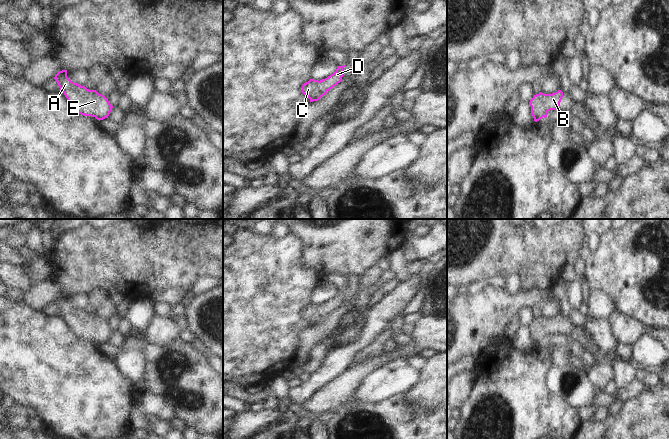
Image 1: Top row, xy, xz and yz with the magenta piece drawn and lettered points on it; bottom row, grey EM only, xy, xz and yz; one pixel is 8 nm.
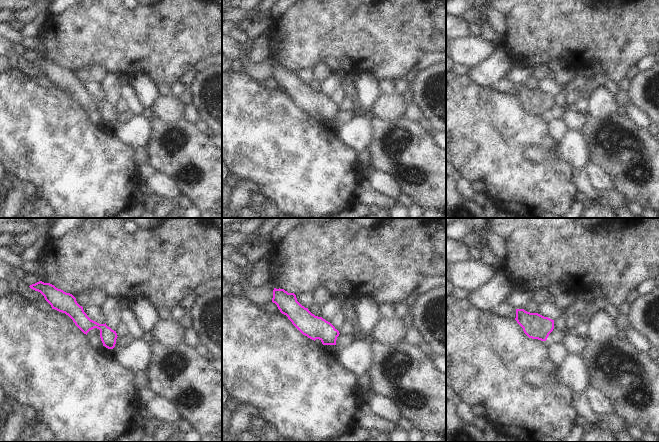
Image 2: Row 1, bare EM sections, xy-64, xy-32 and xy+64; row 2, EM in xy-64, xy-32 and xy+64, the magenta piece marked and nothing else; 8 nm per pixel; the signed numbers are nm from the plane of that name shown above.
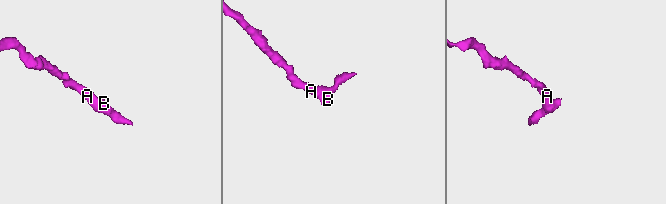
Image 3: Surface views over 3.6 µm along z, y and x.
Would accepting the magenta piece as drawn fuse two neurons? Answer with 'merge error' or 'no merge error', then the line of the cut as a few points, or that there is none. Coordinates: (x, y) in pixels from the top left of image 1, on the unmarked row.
no merge error; cut none

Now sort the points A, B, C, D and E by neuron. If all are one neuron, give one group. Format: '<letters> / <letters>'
A B C D E

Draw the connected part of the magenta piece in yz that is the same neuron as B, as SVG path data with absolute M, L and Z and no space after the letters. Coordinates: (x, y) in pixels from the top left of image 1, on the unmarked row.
M558 314L552 318L544 318L540 316L533 320L529 328L531 330L531 338L534 345L537 346L543 341L547 341L550 334L556 334L560 330L563 321L563 316Z

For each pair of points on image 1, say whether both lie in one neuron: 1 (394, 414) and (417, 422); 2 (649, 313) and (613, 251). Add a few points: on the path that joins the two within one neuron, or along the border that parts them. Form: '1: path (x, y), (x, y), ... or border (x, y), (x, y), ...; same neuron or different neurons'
1: path (400, 420), (402, 422), (411, 422); same neuron
2: path (641, 298), (638, 292), (637, 275), (628, 266); same neuron

